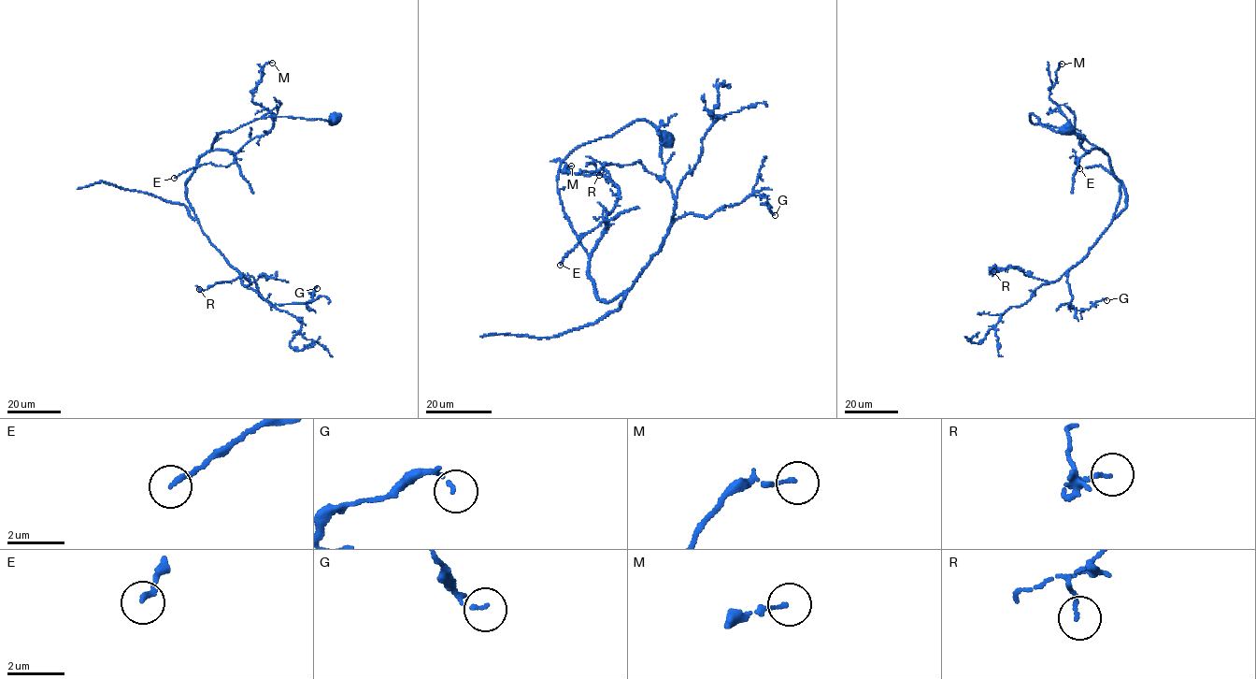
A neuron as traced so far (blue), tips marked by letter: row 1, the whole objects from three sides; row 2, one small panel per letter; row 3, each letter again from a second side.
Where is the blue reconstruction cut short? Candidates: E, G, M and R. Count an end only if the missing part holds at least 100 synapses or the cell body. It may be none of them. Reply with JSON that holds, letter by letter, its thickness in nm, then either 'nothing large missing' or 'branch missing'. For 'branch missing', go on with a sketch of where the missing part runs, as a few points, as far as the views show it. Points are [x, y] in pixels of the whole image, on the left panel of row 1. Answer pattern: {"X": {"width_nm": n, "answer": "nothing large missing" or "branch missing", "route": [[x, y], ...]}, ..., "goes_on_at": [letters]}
{"E": {"width_nm": 160, "answer": "nothing large missing"}, "G": {"width_nm": 100, "answer": "nothing large missing"}, "M": {"width_nm": 90, "answer": "nothing large missing"}, "R": {"width_nm": 110, "answer": "nothing large missing"}, "goes_on_at": []}

